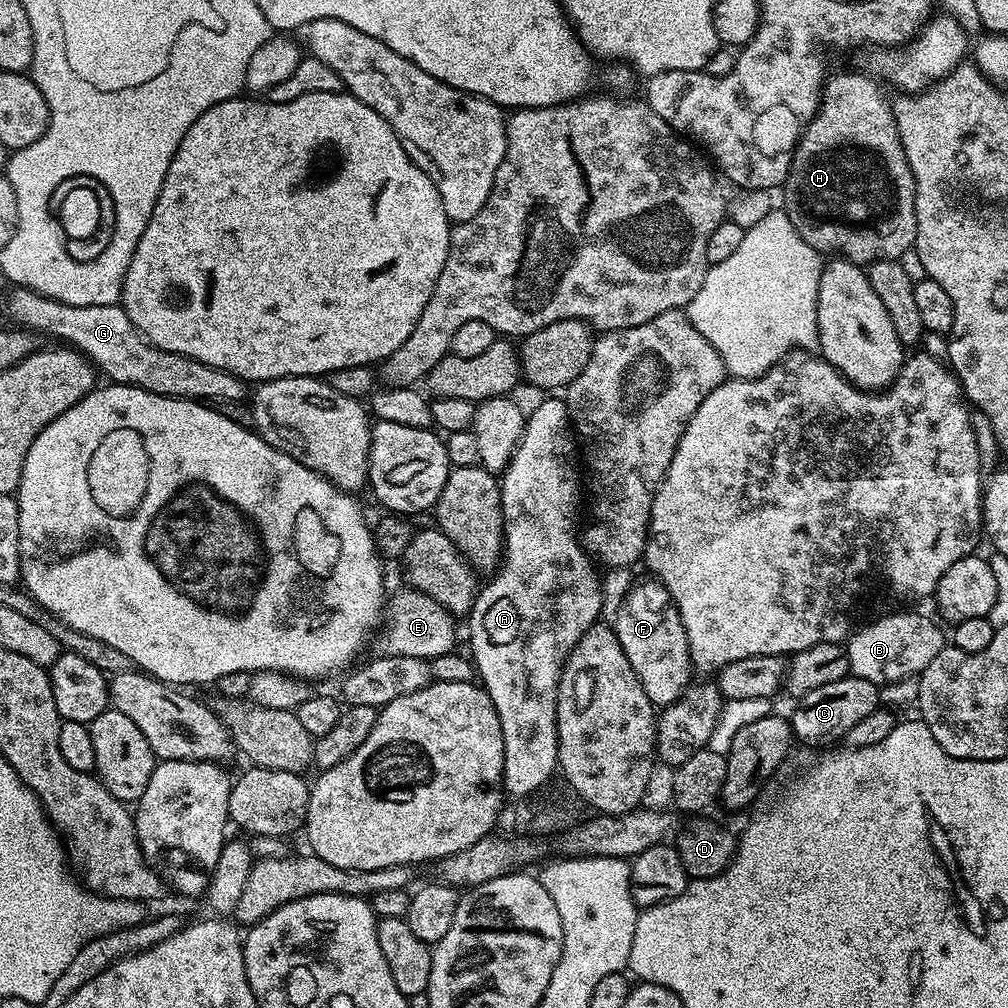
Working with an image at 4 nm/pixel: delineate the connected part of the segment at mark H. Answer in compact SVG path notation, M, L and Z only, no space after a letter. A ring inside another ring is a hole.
M861 72L827 77L820 107L803 125L804 133L792 152L792 160L787 161L788 177L782 185L782 209L793 222L794 230L817 252L832 252L828 254L867 266L875 260L894 260L903 257L903 252L913 251L916 243L916 179L902 150L889 97L884 97L879 88L881 85L871 75Z

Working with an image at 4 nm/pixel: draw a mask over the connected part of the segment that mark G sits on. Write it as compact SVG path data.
M16 286L11 291L12 293L8 296L8 316L13 320L13 322L11 321L13 325L33 334L45 332L48 336L57 336L60 339L57 341L75 348L78 352L83 352L103 375L104 372L108 375L107 379L111 383L129 384L135 388L145 388L148 392L153 392L159 396L173 396L179 400L219 402L222 400L243 401L245 399L245 381L239 380L234 374L197 360L191 360L189 356L152 347L136 331L126 314L126 310L119 303L107 304L106 306L70 306L61 300L51 300L49 296L44 296L40 292L33 292L30 288Z

